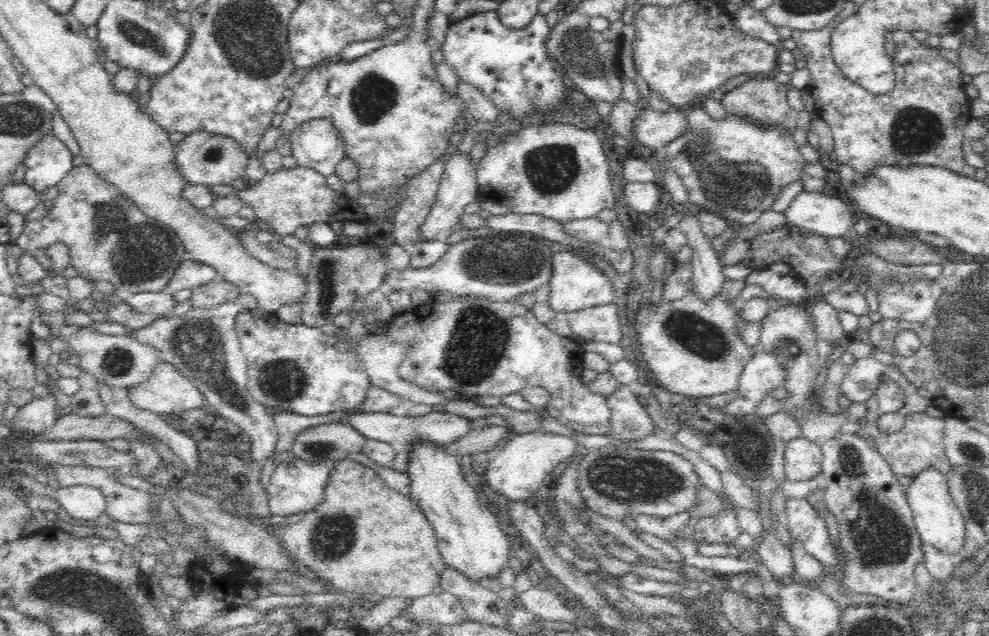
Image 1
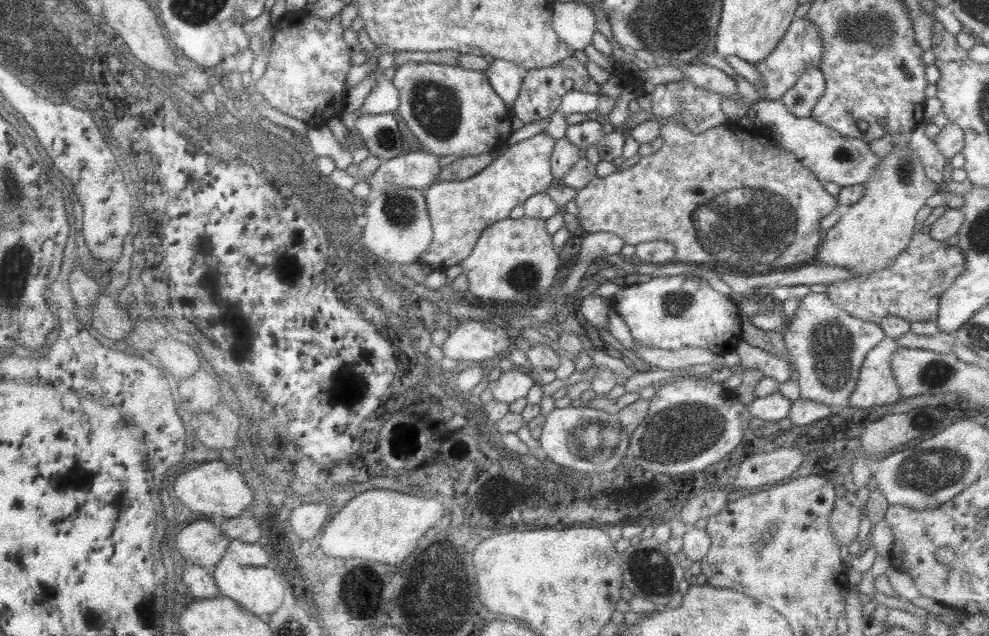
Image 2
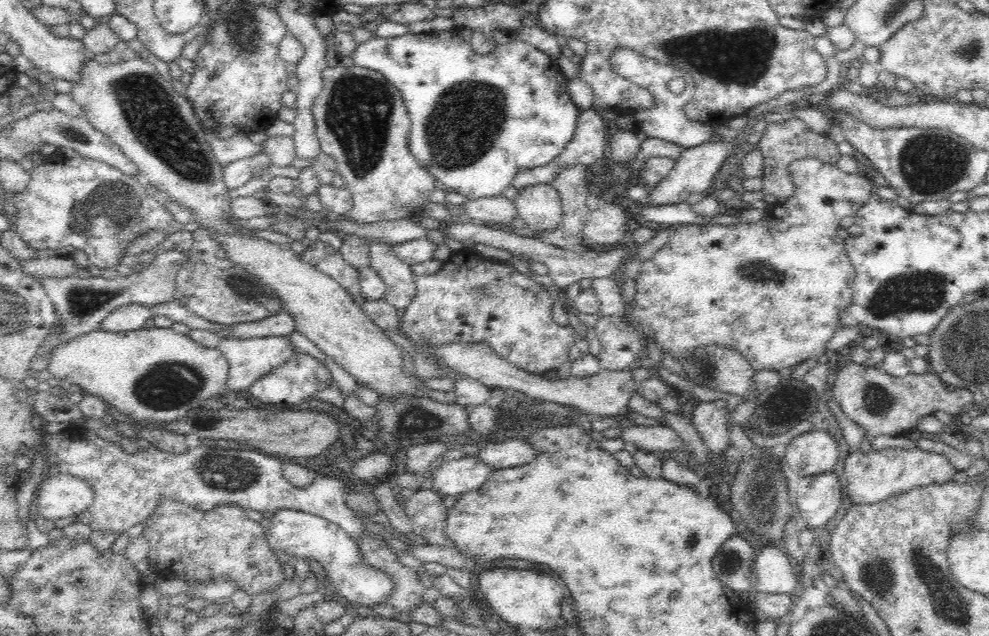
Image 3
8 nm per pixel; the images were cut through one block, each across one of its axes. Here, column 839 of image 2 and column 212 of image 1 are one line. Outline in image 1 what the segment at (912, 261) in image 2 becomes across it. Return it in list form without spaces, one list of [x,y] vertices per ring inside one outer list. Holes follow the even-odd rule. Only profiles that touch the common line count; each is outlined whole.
[[[222,278],[192,288],[191,291],[189,299],[192,307],[205,309],[236,300],[239,295],[239,289]]]

